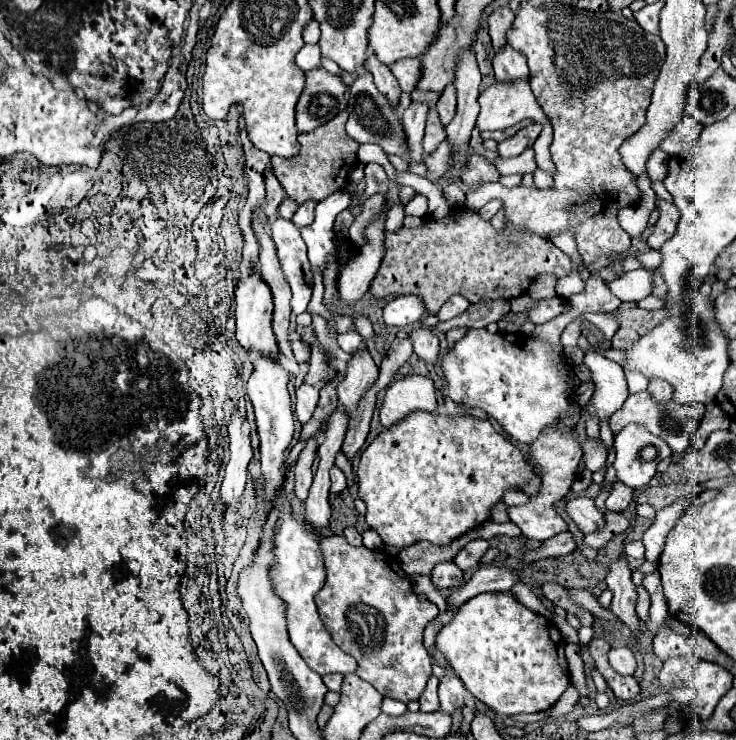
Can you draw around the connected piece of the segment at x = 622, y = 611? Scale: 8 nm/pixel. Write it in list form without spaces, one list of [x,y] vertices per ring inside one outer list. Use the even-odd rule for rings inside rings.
[[[626,556],[616,558],[610,566],[608,566],[608,574],[606,574],[606,584],[608,590],[614,594],[612,598],[612,612],[634,632],[638,634],[638,614],[634,612],[634,604],[636,604],[636,586],[632,582],[632,570],[628,566]]]

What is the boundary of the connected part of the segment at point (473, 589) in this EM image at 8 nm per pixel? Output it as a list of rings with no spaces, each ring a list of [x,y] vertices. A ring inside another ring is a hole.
[[[480,566],[468,582],[458,586],[446,598],[446,606],[448,606],[448,610],[458,608],[466,600],[470,600],[482,592],[508,592],[510,586],[514,586],[516,582],[518,582],[516,570],[498,568],[498,566]]]

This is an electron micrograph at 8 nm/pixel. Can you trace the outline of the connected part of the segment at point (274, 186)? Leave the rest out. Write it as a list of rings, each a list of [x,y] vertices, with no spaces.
[[[270,168],[264,170],[264,184],[266,184],[266,202],[262,206],[262,212],[268,216],[268,218],[276,218],[276,210],[282,202],[282,198],[286,196],[284,194],[284,188],[280,186],[280,182],[276,180],[276,176],[272,174]]]

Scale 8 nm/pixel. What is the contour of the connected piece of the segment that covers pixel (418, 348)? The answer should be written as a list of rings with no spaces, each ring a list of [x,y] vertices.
[[[416,328],[410,332],[410,338],[414,342],[414,354],[422,358],[428,364],[434,364],[438,360],[438,338],[428,328]]]

